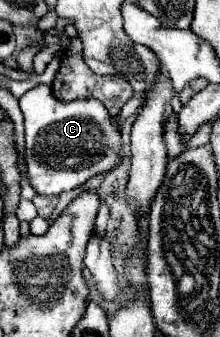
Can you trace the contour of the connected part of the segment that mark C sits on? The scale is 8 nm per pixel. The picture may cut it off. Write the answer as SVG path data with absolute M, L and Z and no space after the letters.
M38 84L20 98L20 110L24 114L24 124L26 124L24 162L26 162L28 180L30 180L32 188L36 190L36 194L60 196L66 190L74 190L74 188L82 186L88 178L92 178L100 172L112 170L116 166L116 162L120 162L122 138L114 126L114 120L104 110L102 102L98 102L94 98L82 98L82 100L64 104L54 98L48 84Z

